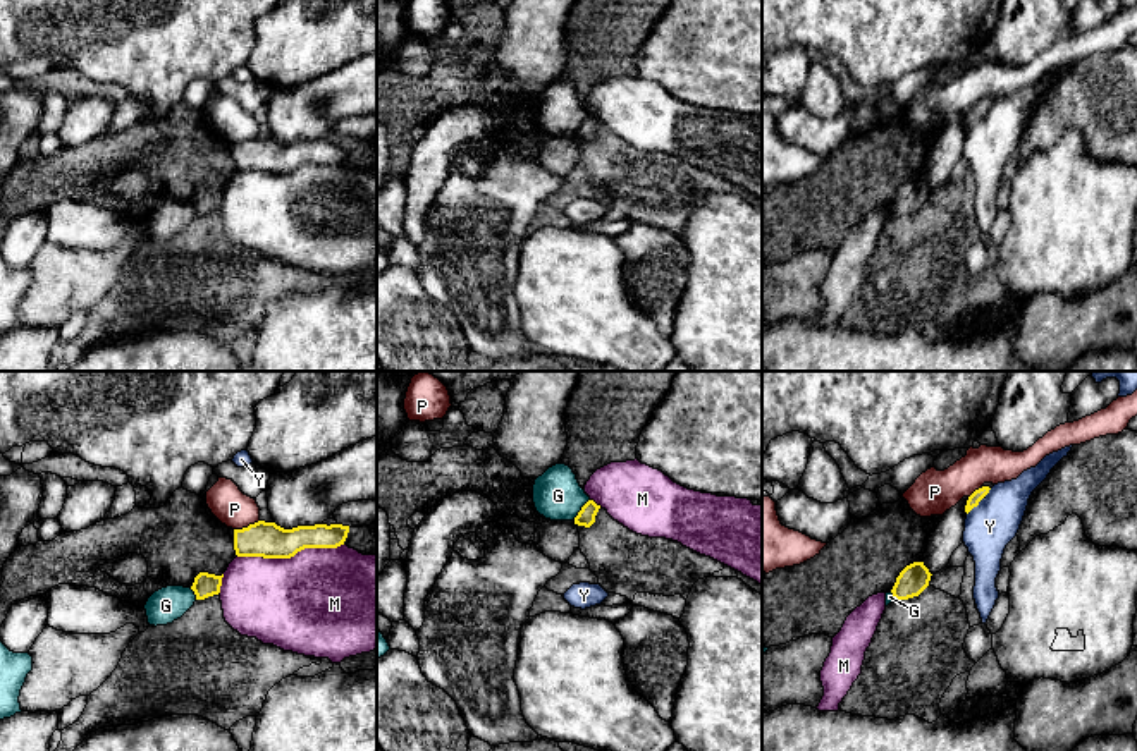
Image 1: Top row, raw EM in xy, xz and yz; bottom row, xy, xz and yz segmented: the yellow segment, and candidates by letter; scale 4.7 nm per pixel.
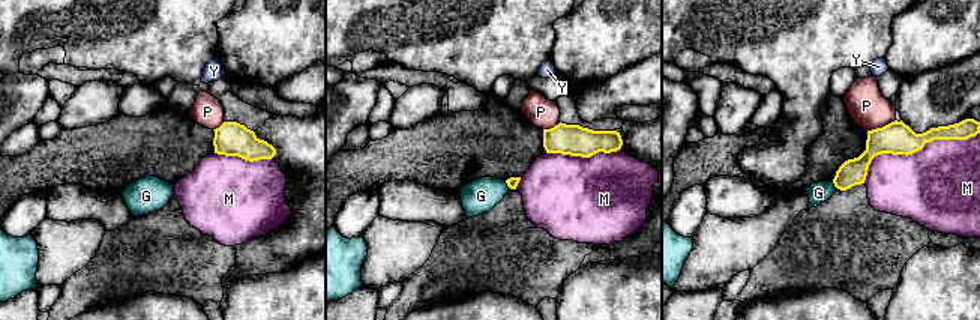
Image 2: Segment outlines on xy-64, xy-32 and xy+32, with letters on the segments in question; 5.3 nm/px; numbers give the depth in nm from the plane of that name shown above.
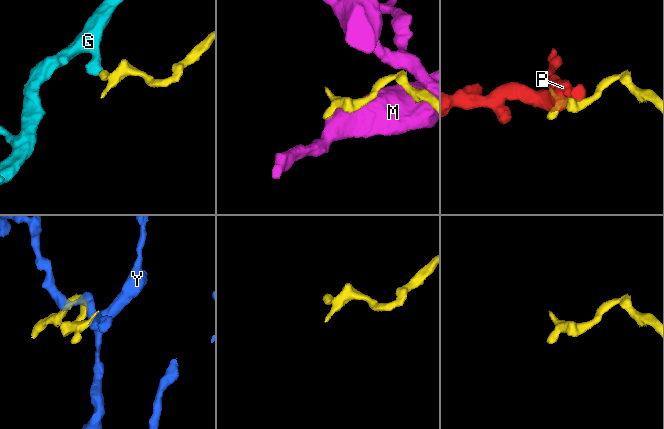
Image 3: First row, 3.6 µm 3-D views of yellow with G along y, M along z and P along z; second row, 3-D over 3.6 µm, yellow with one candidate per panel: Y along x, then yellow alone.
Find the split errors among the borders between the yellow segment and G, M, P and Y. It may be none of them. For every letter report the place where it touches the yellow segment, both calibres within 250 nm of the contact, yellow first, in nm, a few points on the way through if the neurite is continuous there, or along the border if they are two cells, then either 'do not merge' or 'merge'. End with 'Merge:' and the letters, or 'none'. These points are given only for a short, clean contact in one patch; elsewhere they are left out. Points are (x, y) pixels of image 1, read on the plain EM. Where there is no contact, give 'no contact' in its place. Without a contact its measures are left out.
G: xz (582, 124) | 80/220 nm | along xz (589, 114), (573, 134) | do not merge
M: xy (289, 172) | 170/500 nm | do not merge
P: xy (248, 141) | 170/170 nm | do not merge
Y: yz (979, 116) | 60/240 nm | along yz (991, 103), (967, 129) | do not merge
Merge: none

